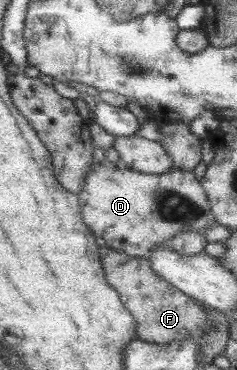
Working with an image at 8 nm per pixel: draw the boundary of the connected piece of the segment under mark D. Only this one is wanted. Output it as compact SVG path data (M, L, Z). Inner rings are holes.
M120 158L117 161L104 159L94 162L86 187L79 196L84 223L92 228L96 237L103 238L114 250L133 257L149 257L155 248L167 245L167 242L173 241L181 232L195 230L205 233L208 227L217 223L208 192L193 171L173 169L165 174L151 175L134 171Z

